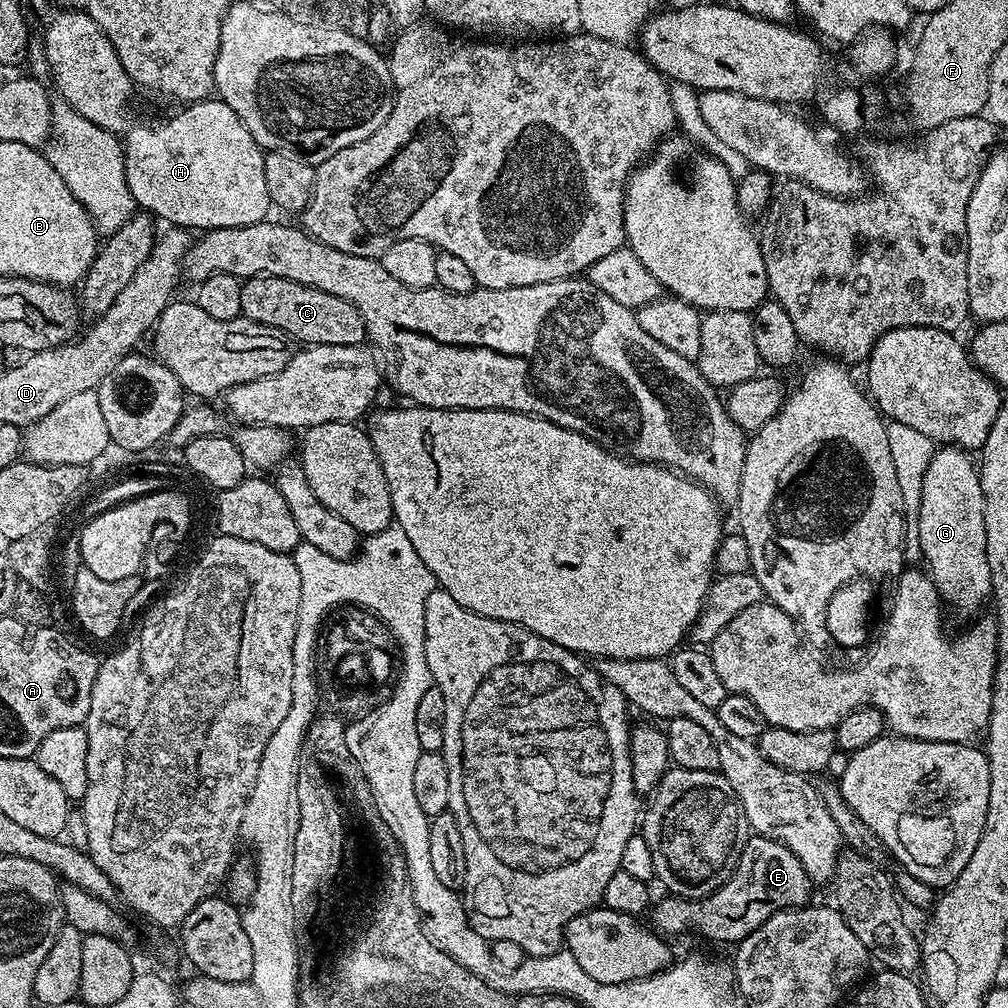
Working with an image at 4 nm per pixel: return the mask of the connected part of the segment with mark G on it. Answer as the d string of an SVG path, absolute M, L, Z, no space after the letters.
M955 446L933 451L930 466L920 479L920 517L914 531L920 540L923 559L928 559L926 568L936 583L941 601L949 609L975 617L981 611L979 608L989 603L992 575L986 558L986 502L977 465L968 456L971 455L965 449Z

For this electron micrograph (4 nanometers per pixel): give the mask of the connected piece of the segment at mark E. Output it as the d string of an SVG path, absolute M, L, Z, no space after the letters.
M752 834L744 843L740 860L736 863L736 871L717 892L711 892L709 896L704 896L700 900L685 900L682 896L665 895L665 900L660 900L657 904L655 901L650 912L650 917L652 916L650 924L657 933L668 938L680 936L683 932L697 932L708 940L725 940L729 946L732 946L747 938L754 930L758 930L758 926L762 926L766 918L779 912L805 907L811 901L808 899L812 896L812 888L814 881L806 874L806 870L802 870L802 862L794 858L789 848L782 846L776 840Z

